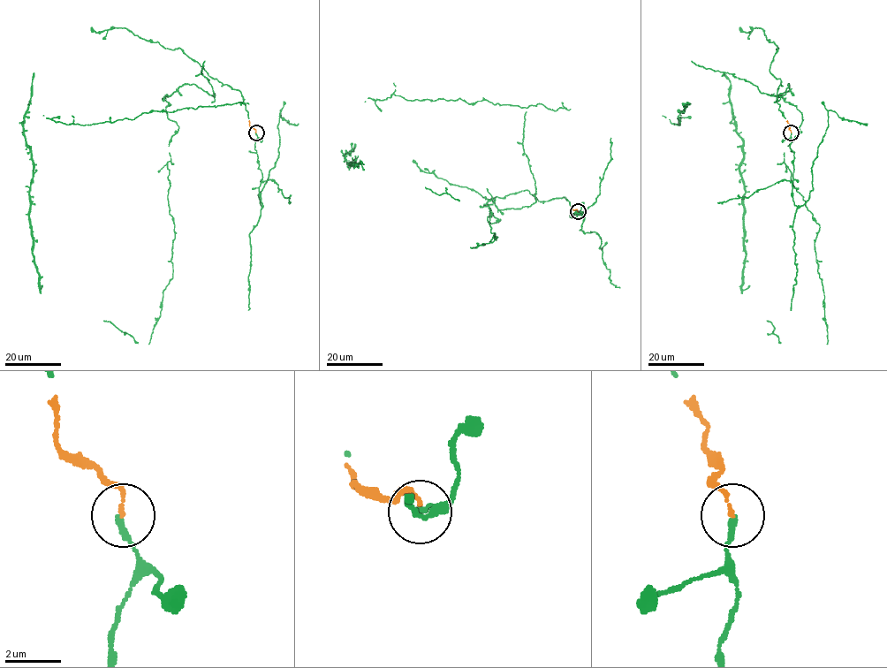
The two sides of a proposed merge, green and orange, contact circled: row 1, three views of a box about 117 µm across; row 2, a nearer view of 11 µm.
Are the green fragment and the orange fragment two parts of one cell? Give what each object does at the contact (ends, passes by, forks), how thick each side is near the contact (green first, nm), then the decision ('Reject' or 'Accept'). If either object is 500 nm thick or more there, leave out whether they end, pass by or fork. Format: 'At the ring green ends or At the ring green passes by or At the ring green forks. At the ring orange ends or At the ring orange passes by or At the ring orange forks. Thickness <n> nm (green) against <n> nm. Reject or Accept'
At the ring green ends. At the ring orange ends. Thickness 240 nm (green) against 130 nm. Accept

